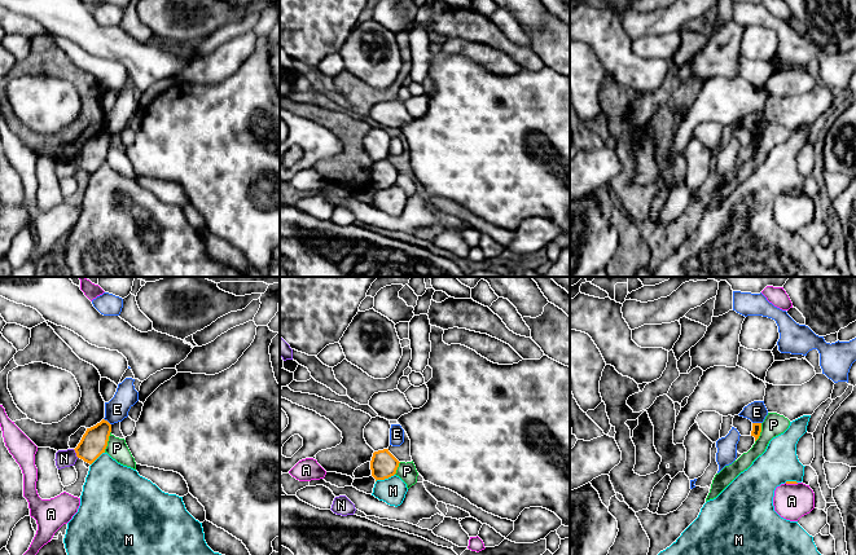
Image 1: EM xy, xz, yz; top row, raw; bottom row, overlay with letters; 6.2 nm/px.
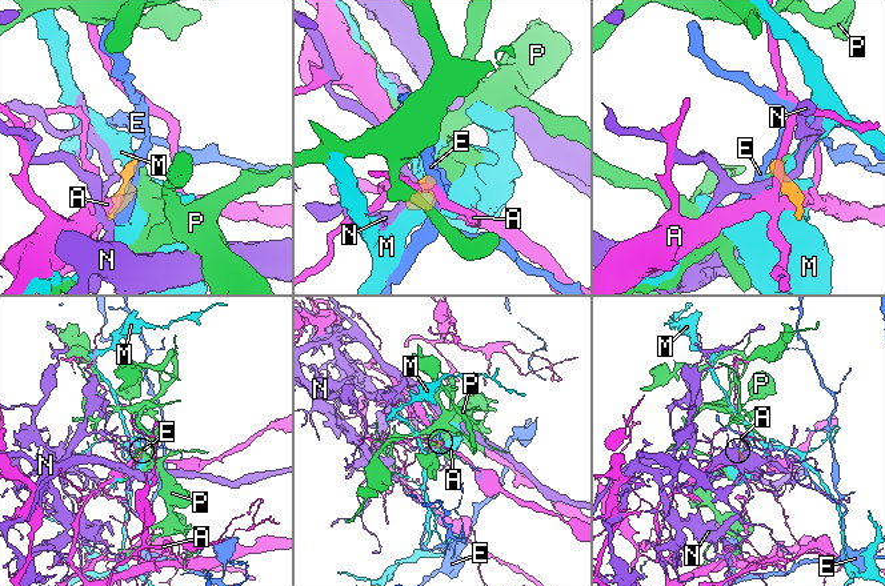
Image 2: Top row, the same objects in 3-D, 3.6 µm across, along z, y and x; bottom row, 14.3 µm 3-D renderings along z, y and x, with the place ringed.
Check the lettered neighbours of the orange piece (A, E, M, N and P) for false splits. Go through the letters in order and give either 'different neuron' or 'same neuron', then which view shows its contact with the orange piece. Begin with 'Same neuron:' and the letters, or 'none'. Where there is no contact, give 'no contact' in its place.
Same neuron: none
A: different neuron | yz
E: different neuron | yz
M: different neuron | xz
N: different neuron | xy
P: different neuron | xy

